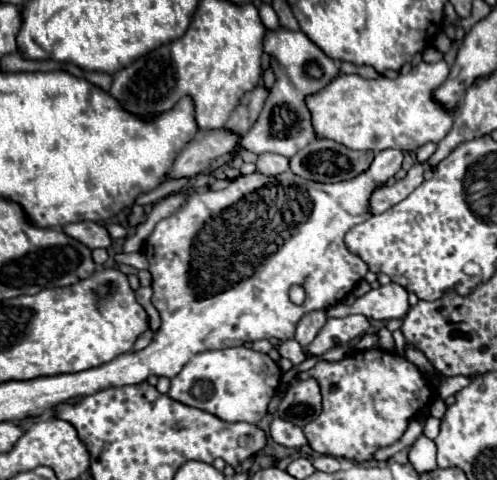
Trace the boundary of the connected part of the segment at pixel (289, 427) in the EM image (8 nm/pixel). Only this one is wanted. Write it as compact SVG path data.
M278 416L270 424L270 436L272 436L274 442L278 442L278 444L282 444L286 448L292 448L292 450L302 450L308 444L302 428L298 428L292 422L286 422L286 420L278 418Z

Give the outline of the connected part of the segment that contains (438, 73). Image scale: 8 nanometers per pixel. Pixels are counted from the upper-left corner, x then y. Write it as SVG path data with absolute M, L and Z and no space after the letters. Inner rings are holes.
M444 60L428 64L428 62L420 62L418 66L414 66L406 76L396 76L396 78L374 78L374 80L366 80L362 76L356 74L338 74L326 88L322 88L320 92L316 92L314 96L306 96L306 106L310 110L312 116L312 126L318 138L328 138L334 140L338 144L344 144L346 148L354 148L354 150L372 150L372 152L380 152L386 148L400 148L404 152L416 150L426 142L440 142L450 126L452 126L452 112L446 112L442 106L438 106L432 100L432 90L436 90L448 76L450 68Z

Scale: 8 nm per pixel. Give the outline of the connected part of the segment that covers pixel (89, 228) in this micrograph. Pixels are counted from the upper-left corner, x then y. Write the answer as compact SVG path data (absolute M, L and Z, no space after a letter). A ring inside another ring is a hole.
M76 222L76 224L66 224L64 232L78 240L80 244L86 244L86 248L94 250L94 248L108 248L110 246L110 236L106 232L104 226L96 224L96 222Z

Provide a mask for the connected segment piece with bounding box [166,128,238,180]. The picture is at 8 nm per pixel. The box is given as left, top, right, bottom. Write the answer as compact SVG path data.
M210 130L198 132L194 140L190 140L182 152L178 152L174 164L166 172L166 180L176 178L196 178L200 172L210 168L210 162L234 148L238 136L228 130Z

